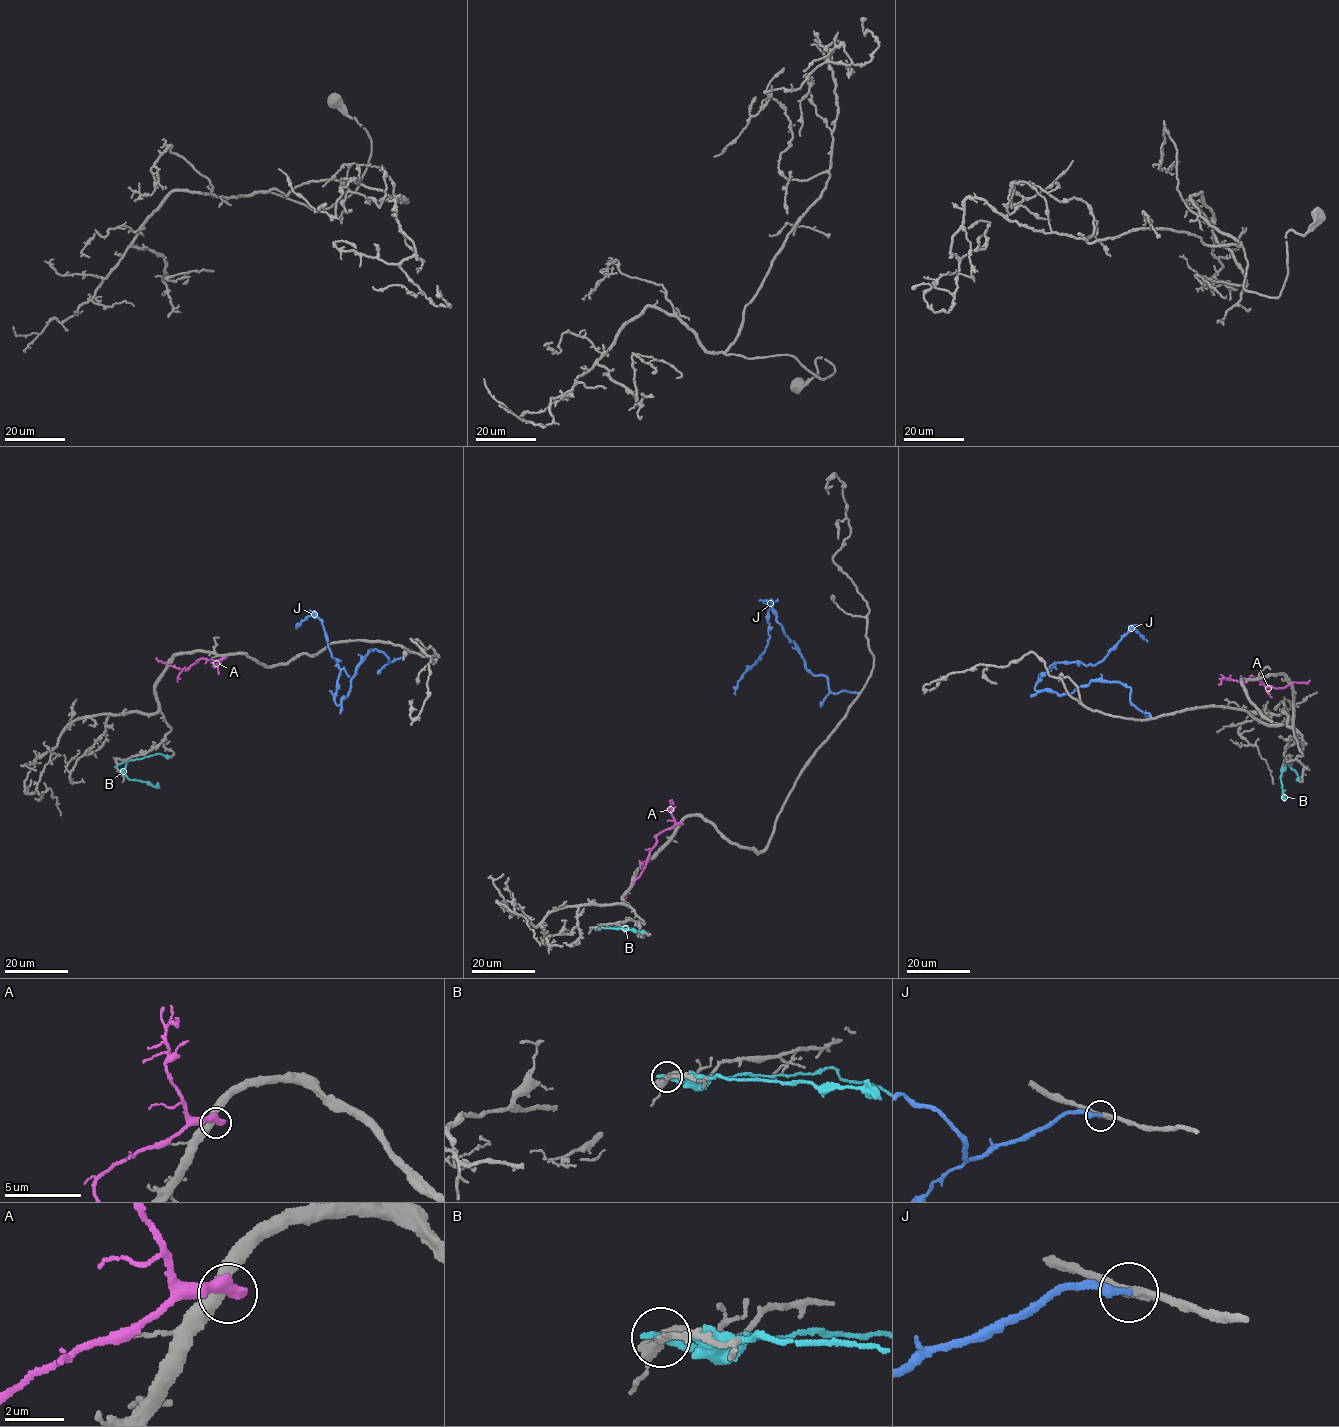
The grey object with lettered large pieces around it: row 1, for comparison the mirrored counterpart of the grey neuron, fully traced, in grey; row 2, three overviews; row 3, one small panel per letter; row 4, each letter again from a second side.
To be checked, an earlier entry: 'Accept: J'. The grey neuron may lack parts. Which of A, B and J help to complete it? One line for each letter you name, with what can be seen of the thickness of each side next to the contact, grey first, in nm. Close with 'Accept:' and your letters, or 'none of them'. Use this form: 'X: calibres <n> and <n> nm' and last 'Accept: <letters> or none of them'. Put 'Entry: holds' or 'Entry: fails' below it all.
J: calibres 240 and 280 nm
Accept: J
Entry: holds

